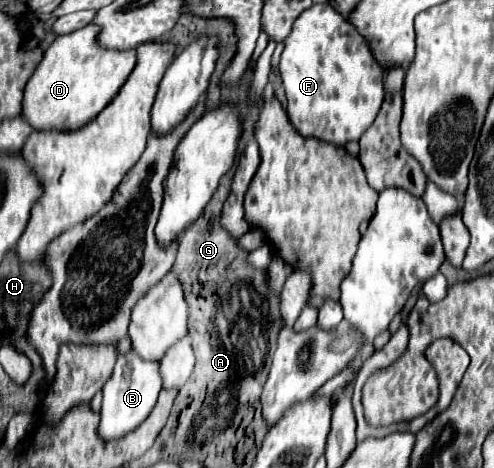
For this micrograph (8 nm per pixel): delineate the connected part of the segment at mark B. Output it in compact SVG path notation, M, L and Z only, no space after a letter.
M133 352L119 356L111 378L103 386L99 436L105 442L111 442L111 440L121 440L125 434L137 430L141 426L141 422L151 414L151 410L157 402L159 390L161 390L161 378L159 378L157 362L143 362Z

